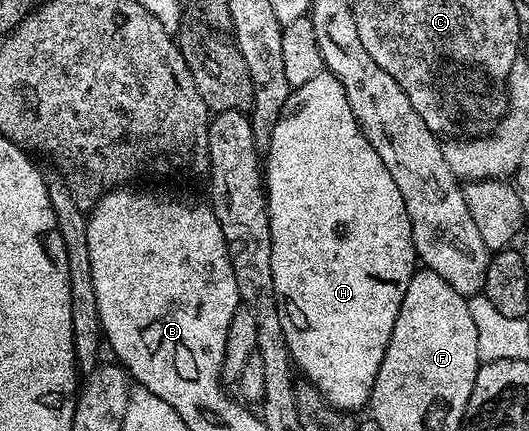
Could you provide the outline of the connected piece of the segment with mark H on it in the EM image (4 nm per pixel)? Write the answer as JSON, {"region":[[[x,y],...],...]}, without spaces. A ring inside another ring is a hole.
{"region":[[[323,71],[315,75],[315,79],[307,79],[307,83],[296,86],[290,92],[285,112],[275,123],[275,131],[263,157],[263,180],[269,202],[271,275],[275,279],[279,319],[283,323],[283,335],[287,339],[289,356],[293,358],[293,364],[299,370],[300,376],[310,381],[337,409],[358,411],[357,409],[366,408],[375,387],[375,379],[379,375],[379,367],[383,363],[383,355],[387,351],[387,343],[391,339],[391,331],[395,327],[395,319],[399,319],[403,295],[407,295],[407,283],[411,283],[419,258],[413,246],[411,219],[407,215],[406,205],[403,204],[403,195],[399,195],[399,187],[395,187],[391,171],[387,171],[383,159],[379,159],[379,151],[371,147],[365,132],[361,130],[361,124],[351,111],[345,88],[334,73]]]}

